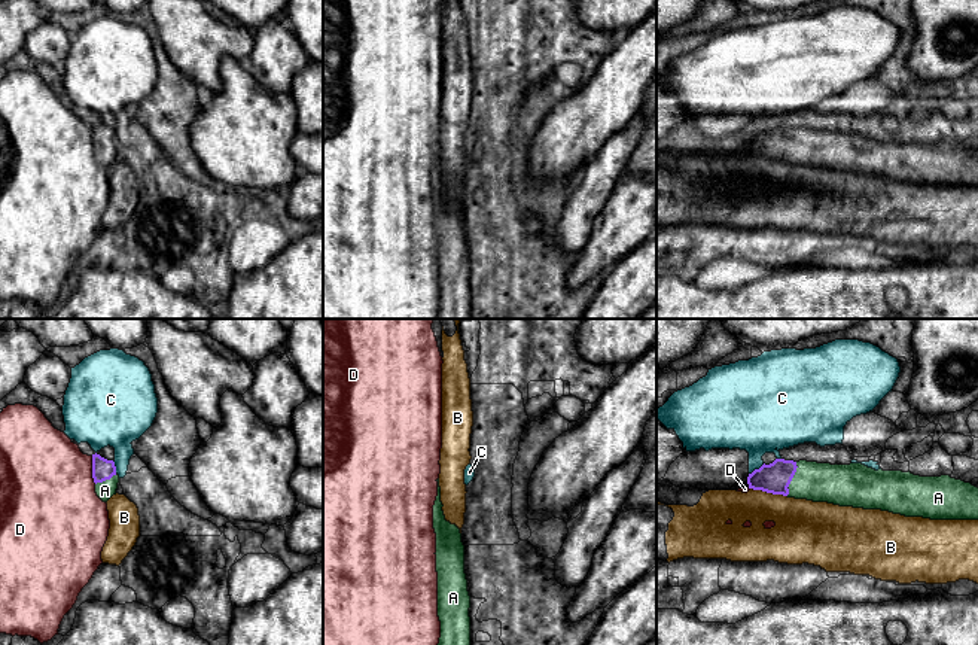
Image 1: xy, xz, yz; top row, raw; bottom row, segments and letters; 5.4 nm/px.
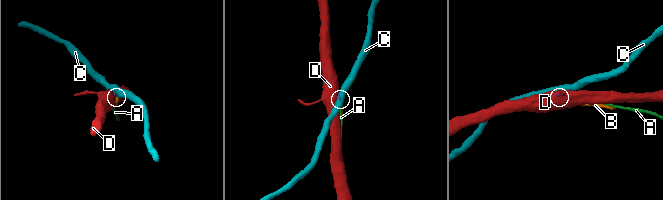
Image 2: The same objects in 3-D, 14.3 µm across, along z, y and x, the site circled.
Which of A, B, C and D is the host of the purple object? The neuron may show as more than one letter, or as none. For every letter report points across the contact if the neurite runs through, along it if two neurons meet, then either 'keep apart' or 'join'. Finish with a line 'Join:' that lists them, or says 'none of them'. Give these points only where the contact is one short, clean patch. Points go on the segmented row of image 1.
A: runs through yz (776, 477), (792, 477), (837, 484); join
B: border along yz (750, 487), (786, 496); keep apart
C: border along yz (764, 464), (749, 474); keep apart
D: keep apart
Join: A

